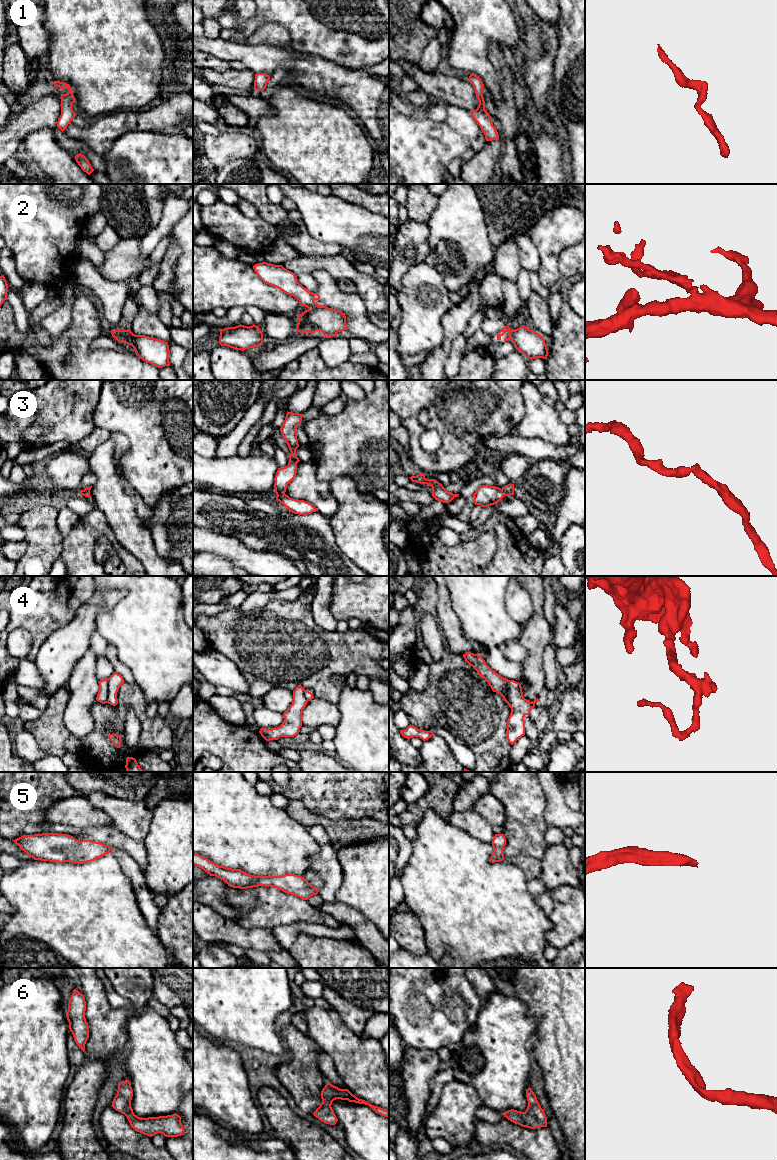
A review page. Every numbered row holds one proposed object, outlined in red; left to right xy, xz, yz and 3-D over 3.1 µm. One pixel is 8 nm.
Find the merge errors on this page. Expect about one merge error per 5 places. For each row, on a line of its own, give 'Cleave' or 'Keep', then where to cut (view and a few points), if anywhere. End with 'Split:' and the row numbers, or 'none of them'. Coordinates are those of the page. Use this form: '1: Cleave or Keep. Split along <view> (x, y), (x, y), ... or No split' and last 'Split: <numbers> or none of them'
1: Keep. No split
2: Cleave. Split along xz (318, 305), (308, 309)
3: Keep. No split
4: Cleave. Split along xy (108, 679), (106, 702)
5: Keep. No split
6: Keep. No split
Split: 2, 4

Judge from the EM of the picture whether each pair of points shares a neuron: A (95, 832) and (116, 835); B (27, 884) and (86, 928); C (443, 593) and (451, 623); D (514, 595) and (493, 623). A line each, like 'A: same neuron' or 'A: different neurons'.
A: same neuron
B: same neuron
C: same neuron
D: different neurons

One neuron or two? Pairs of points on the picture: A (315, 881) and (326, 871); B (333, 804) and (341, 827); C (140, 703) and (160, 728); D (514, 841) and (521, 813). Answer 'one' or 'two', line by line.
A: two
B: two
C: one
D: one

